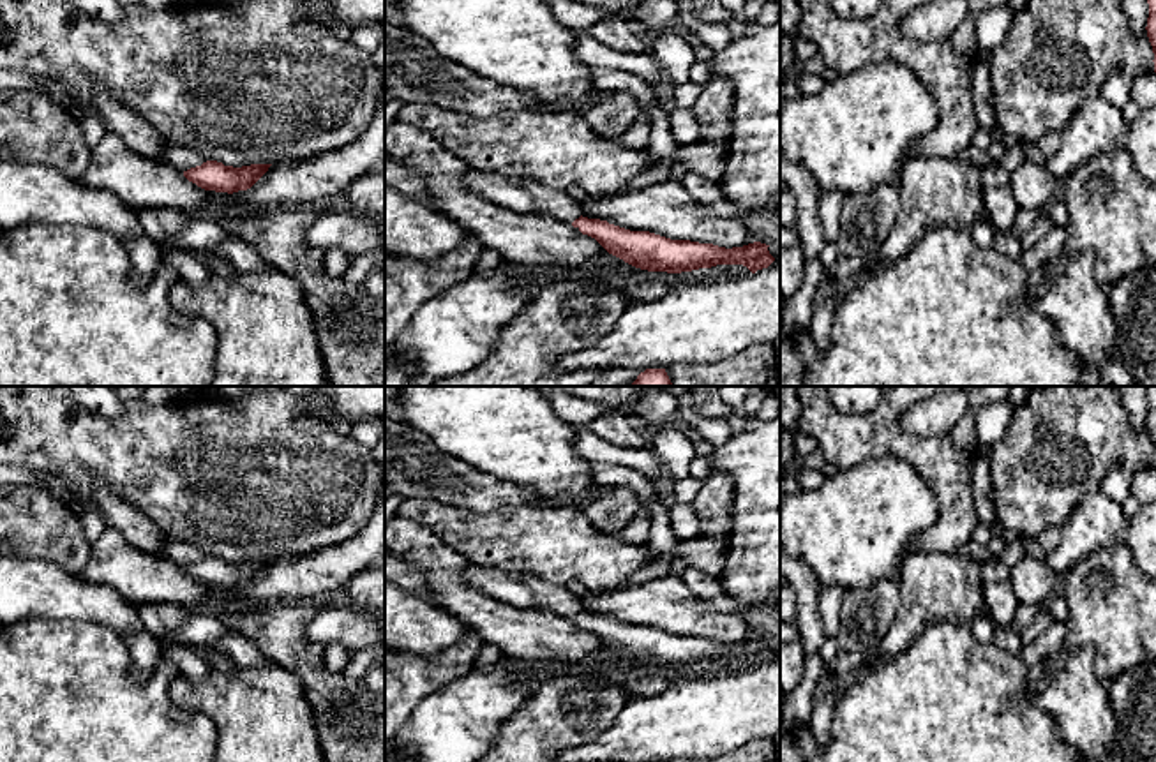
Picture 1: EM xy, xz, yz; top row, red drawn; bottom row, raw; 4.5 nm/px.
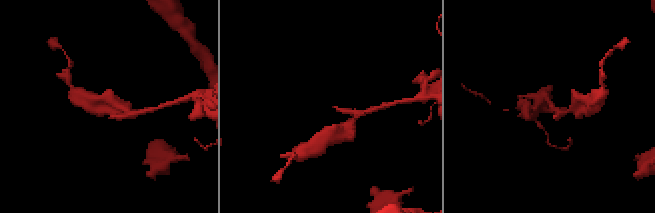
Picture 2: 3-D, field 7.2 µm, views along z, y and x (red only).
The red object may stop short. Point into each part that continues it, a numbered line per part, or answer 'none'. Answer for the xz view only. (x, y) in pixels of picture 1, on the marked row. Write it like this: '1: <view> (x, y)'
1: xz (528, 196)

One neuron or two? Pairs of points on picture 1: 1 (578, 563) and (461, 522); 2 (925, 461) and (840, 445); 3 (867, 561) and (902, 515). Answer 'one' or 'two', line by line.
1: one
2: one
3: one

